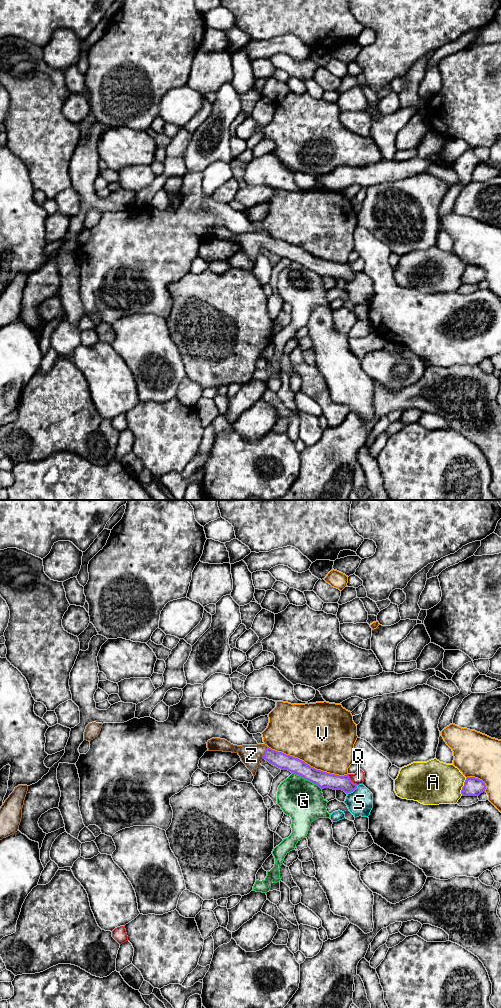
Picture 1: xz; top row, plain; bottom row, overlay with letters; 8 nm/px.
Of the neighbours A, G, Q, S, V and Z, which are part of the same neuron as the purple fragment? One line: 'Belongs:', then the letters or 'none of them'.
Belongs: Z

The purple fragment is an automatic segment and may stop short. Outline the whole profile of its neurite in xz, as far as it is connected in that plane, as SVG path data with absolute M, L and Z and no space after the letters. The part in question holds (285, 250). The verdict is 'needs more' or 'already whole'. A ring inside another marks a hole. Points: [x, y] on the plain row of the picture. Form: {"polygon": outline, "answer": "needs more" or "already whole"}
{"polygon": "M212 226L207 230L208 239L223 239L237 241L242 250L256 263L258 253L262 247L265 247L270 252L288 258L291 261L301 264L305 268L318 273L321 277L330 276L333 278L342 278L346 282L353 280L357 276L348 262L339 264L317 258L304 249L282 240L272 238L265 232L257 233L233 233L225 227Z", "answer": "needs more"}

